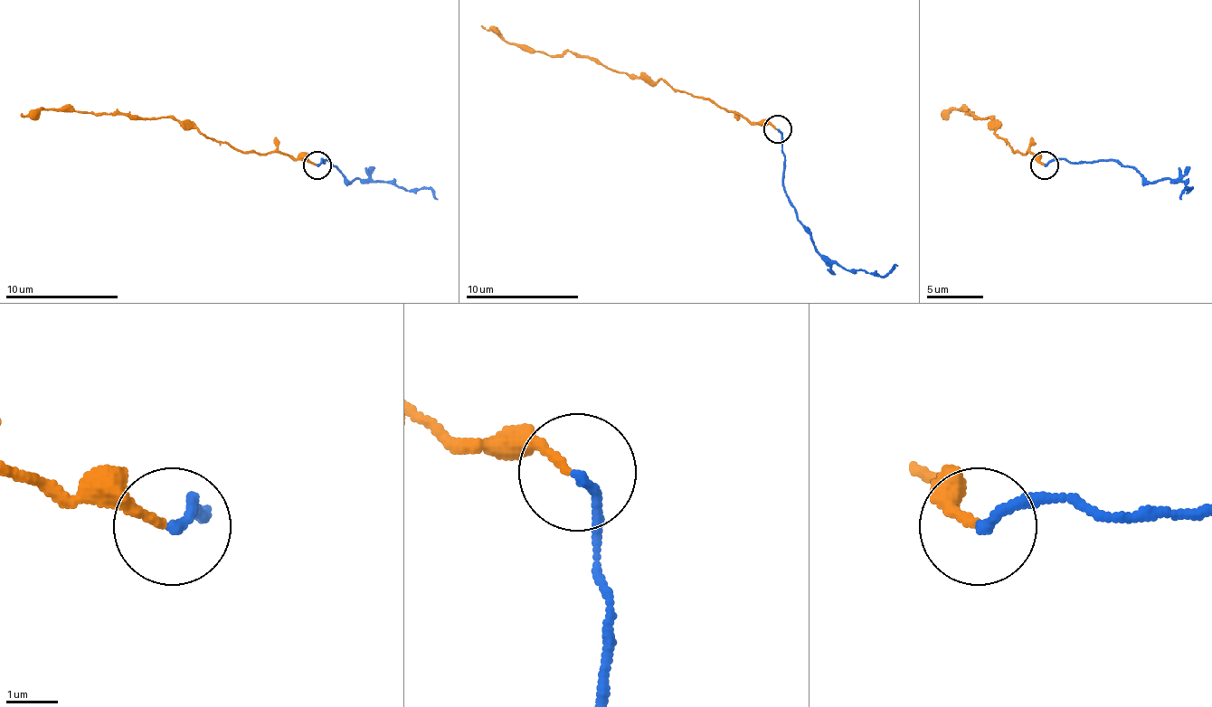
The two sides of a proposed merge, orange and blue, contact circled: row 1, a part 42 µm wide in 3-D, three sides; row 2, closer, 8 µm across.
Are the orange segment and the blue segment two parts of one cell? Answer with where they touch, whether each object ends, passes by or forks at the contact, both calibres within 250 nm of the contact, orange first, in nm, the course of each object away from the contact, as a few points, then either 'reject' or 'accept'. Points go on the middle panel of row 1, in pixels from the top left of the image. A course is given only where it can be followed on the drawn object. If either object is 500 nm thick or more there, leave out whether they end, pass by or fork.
at (778, 129); orange ends there; blue ends there; 160 nm thick on the orange side, 170 nm on the other; orange runs (777, 128), (675, 91), (661, 80), (647, 83), (571, 51), (525, 51), (480, 26); blue runs (777, 128), (782, 136), (782, 190), (817, 249), (847, 269), (882, 275), (895, 264); accept

